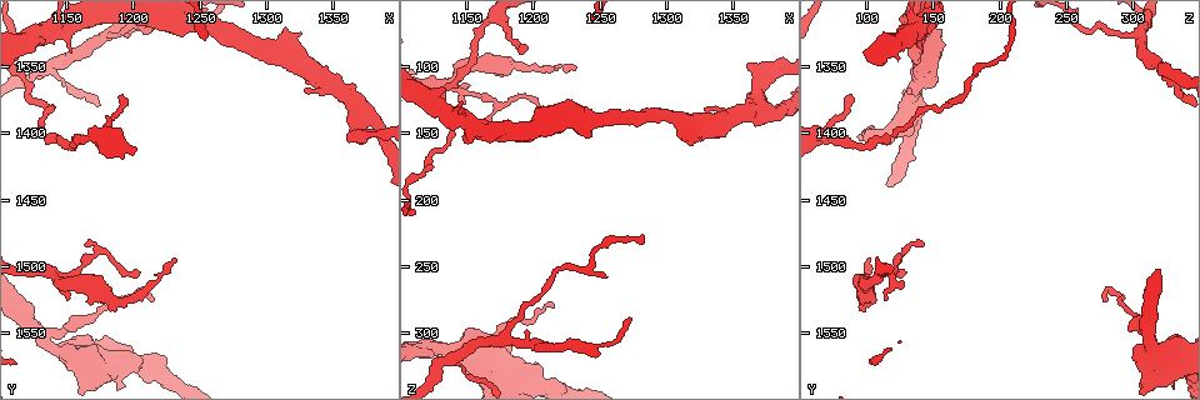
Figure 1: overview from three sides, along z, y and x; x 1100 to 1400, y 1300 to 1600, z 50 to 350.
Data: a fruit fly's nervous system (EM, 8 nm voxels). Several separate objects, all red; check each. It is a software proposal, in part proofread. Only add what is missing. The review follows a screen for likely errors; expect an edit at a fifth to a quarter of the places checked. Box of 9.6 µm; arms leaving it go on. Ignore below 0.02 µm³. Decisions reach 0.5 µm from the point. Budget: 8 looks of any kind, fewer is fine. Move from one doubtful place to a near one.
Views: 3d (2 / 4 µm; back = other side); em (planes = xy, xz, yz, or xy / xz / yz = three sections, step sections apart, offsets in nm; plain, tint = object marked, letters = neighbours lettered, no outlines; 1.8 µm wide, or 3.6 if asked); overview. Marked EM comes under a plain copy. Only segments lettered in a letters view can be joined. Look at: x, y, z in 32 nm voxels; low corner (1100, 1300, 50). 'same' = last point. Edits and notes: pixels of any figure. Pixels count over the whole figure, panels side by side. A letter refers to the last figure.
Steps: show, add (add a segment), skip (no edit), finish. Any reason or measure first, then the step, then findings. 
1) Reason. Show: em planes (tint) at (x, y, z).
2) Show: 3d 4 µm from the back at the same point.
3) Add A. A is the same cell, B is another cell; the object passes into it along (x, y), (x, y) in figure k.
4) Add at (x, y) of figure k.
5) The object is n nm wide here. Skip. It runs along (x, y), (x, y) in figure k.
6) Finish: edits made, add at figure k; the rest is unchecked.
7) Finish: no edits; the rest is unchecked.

Sharp bend. Show: 3d 2 µm at (1138, 1348, 318).

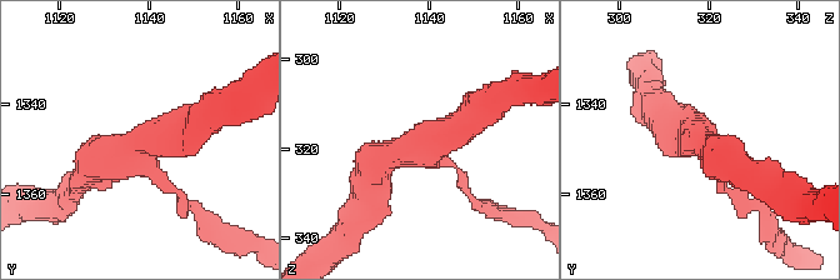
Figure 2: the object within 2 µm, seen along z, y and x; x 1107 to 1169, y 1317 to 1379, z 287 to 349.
Now the EM. Show: em planes (letters) at (1139, 1348, 318).

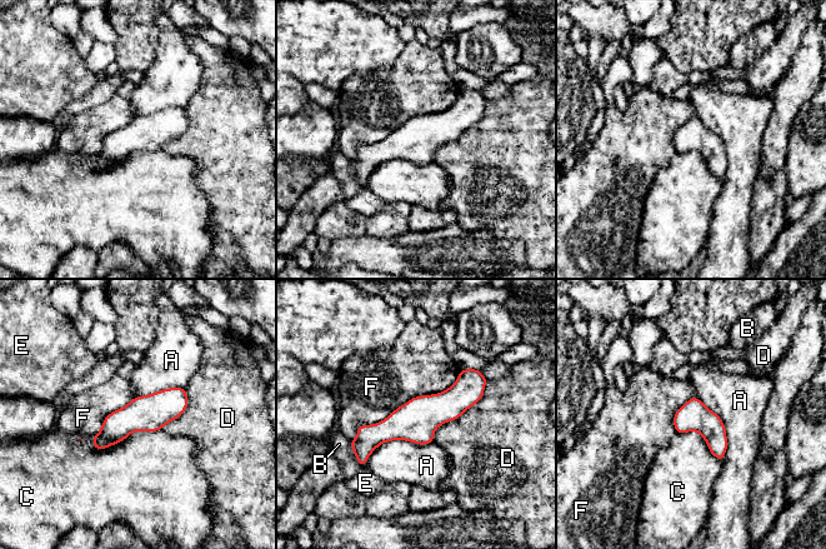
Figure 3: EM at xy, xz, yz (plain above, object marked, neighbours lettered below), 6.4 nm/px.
Skip. A, B, C, D, E and F are other cells; it runs along (480, 380), (383, 432), (360, 459) in figure 3; none of them fits.

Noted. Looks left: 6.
Three arms meet. Show: em planes (tint) at (1140, 1504, 114).

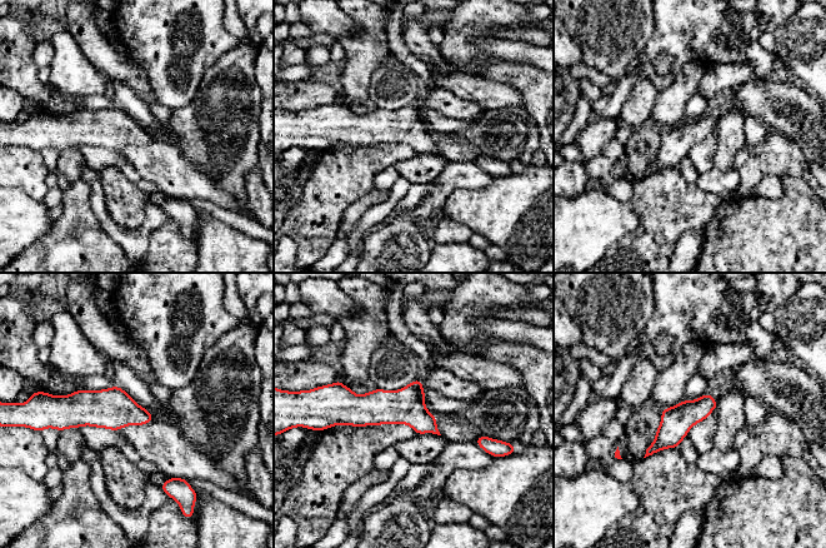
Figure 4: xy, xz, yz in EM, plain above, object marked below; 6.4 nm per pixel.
What lies round it. Show: em planes (letters) at the same point.

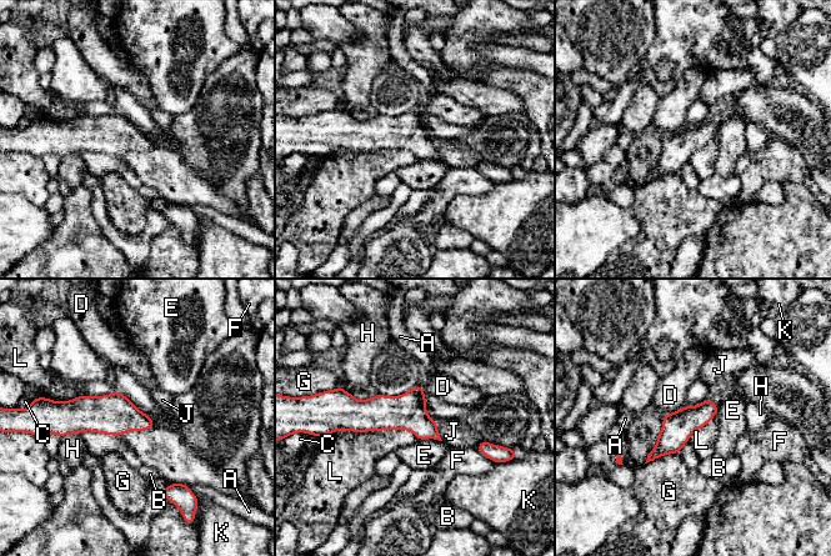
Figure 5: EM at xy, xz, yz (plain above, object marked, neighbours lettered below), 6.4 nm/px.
The longest contact is with L, 600 nm. Skip. A, B, C, D, E, F, G, H, J, K and L are other cells; a border runs along (330, 432), (409, 430), (419, 440) in figure 5; no lettered segment goes on from it.

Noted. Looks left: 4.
Thin end. Show: em xy step 4 (tint) at (1230, 1494, 104).

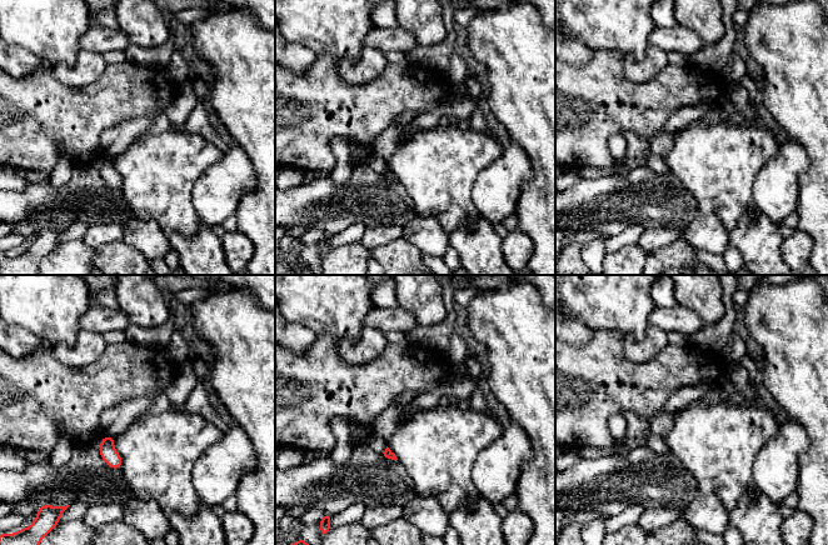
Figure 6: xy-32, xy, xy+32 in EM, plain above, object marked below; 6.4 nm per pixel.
Another direction. Show: em planes (letters) at the same point.

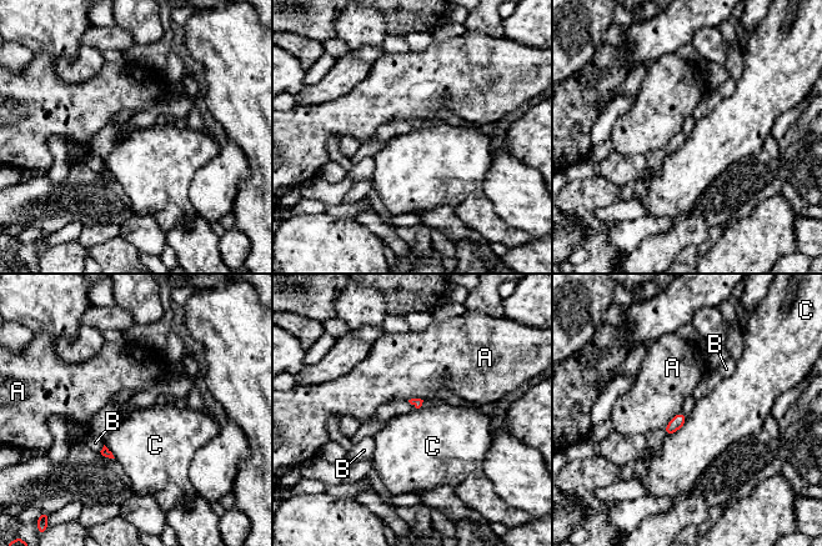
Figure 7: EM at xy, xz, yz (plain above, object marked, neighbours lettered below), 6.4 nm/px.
Skip. A, B and C are other cells; a border runs along (687, 417), (677, 430), (667, 436) in figure 7; no lettered segment goes on from it.

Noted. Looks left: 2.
Tapers out. Show: 3d 2 µm at (1192, 1370, 88).

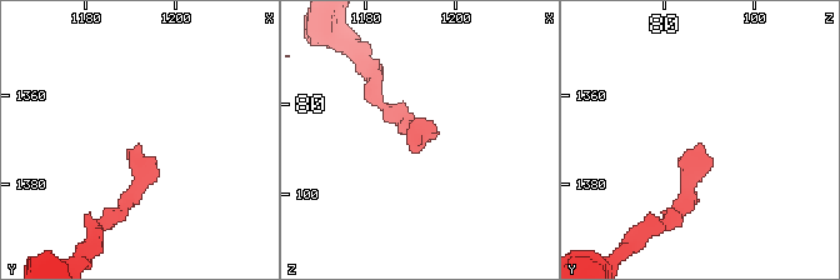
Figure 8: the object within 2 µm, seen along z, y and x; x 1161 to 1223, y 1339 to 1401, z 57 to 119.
Show: em xy step 16 (letters) at (1192, 1371, 88).

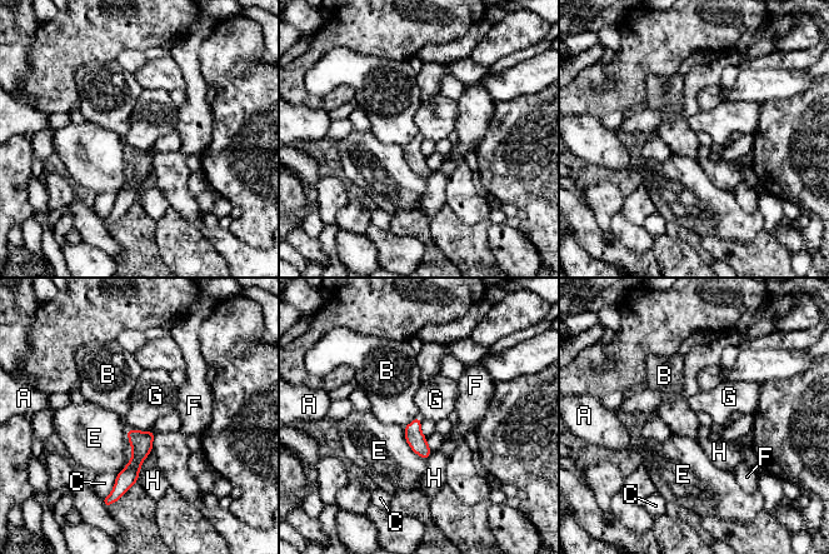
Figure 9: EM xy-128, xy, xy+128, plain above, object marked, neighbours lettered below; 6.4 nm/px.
Skip. A, B, C, E, F, G and H are other cells; none of them fits.

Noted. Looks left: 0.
Finish: no edits; the rest is unchecked.

